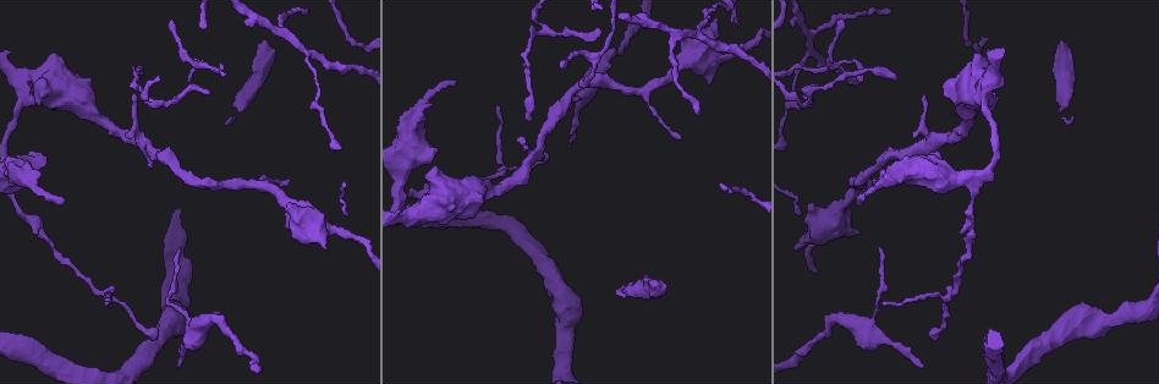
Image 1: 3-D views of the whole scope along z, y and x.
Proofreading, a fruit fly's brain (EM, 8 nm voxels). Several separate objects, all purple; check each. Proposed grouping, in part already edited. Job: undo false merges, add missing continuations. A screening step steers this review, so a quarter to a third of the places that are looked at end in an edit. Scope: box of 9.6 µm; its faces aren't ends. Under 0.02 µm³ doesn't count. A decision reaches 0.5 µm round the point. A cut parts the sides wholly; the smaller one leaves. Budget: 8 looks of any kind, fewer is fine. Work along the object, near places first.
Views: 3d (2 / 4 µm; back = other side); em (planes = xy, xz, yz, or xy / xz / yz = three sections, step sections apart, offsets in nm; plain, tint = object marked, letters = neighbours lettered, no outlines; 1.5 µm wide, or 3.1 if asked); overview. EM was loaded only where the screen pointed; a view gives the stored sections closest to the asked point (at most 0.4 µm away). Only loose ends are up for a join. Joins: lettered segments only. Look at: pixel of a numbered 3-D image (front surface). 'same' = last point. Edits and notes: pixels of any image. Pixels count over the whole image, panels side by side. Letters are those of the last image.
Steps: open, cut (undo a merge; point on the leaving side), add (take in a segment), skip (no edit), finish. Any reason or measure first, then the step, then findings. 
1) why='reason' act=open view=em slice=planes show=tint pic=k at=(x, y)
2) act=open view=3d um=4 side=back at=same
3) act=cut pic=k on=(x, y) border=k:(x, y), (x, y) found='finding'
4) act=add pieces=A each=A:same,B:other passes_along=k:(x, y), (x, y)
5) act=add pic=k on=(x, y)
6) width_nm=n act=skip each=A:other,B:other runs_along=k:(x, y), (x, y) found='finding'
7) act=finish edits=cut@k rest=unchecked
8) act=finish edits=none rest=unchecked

why='thin end' act=open view=em slice=planes show=letters pic=1 at=(881, 250)

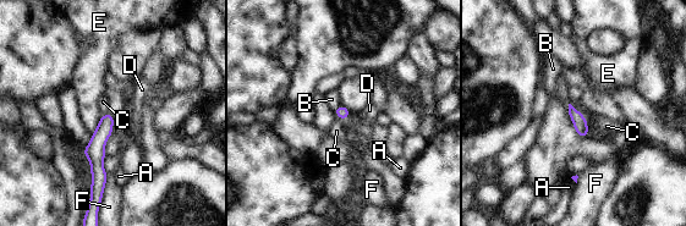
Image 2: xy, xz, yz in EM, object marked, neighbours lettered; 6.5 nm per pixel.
longest_contact=F:180nm act=skip each=A:other,B:other,C:other,D:other,E:other,F:other found='none of them fits'

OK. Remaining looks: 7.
why='thin end' act=open view=3d um=2 pic=1 at=(290, 180)

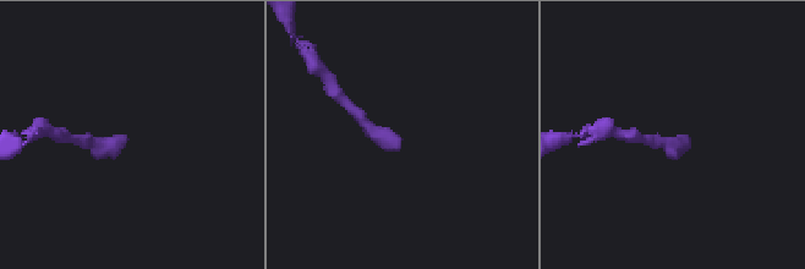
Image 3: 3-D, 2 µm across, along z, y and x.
act=open view=em slice=xz step=4 show=letters pic=3 at=(688, 141)

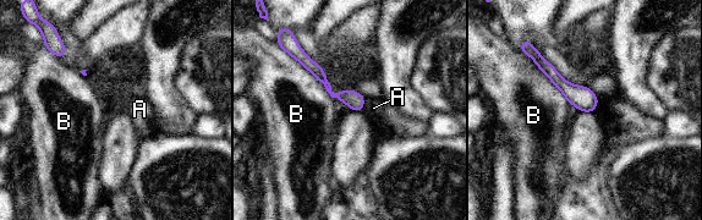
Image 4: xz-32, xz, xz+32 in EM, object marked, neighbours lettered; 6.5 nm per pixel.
why='another direction' act=open view=em slice=planes show=letters at=same

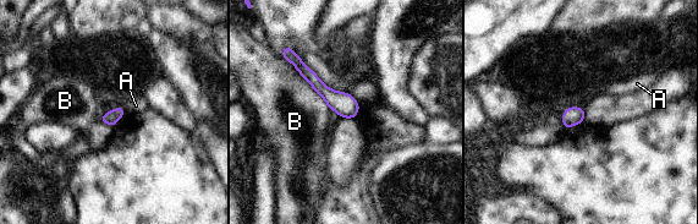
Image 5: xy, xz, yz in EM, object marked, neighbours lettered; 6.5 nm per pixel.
act=skip each=A:other,B:other runs_along=5:(297, 60), (301, 67), (352, 115) found='no lettered segment goes on from it'

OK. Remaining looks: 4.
why='arms part here' act=open view=3d um=4 pic=1 at=(673, 33)

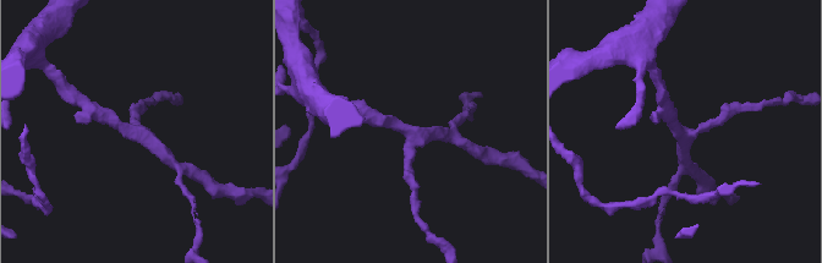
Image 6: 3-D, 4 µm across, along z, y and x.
arms=3 arm_widths_nm=170,190,220 why='shape alone is not enough' act=open view=em slice=yz step=8 show=letters pic=6 at=(416, 133)

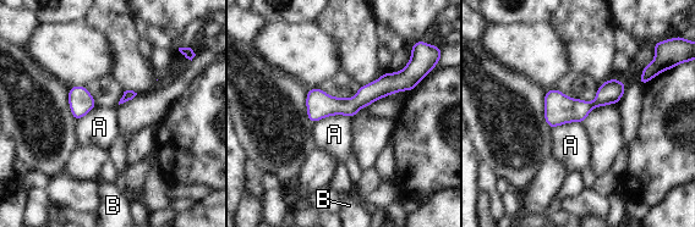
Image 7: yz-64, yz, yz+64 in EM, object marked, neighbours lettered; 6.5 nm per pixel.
width_nm=170 act=skip each=A:other,B:other runs_along=7:(394, 88), (310, 115) found='continuous, no second neuron'

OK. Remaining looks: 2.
act=finish edits=none rest=unchecked

